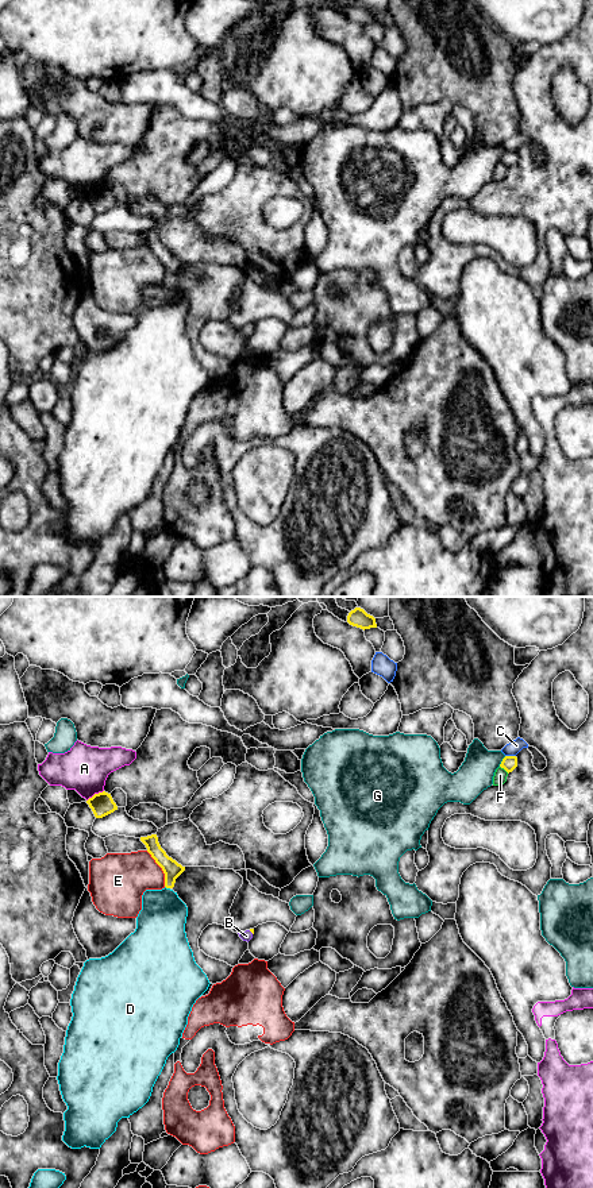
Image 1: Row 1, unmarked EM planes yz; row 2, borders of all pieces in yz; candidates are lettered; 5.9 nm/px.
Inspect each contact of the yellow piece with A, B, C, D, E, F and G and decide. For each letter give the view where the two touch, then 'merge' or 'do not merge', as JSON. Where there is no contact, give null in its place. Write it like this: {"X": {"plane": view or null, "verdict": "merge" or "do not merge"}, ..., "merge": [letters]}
{"A": {"plane": "yz", "verdict": "do not merge"}, "B": {"plane": "yz", "verdict": "merge"}, "C": {"plane": "yz", "verdict": "do not merge"}, "D": {"plane": "yz", "verdict": "do not merge"}, "E": {"plane": "yz", "verdict": "do not merge"}, "F": {"plane": "yz", "verdict": "do not merge"}, "G": {"plane": "yz", "verdict": "do not merge"}, "merge": ["B"]}

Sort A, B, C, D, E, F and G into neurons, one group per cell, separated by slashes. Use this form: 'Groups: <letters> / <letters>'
Groups: A / B / C / D / E / F / G

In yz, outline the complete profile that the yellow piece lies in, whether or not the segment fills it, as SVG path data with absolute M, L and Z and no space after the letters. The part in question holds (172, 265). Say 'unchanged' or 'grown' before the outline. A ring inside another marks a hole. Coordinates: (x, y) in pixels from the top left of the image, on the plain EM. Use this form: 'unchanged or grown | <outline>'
unchanged | M157 230L140 232L140 236L146 240L147 247L155 258L162 263L165 269L165 282L173 284L176 274L185 266L185 262L166 250L158 238Z

